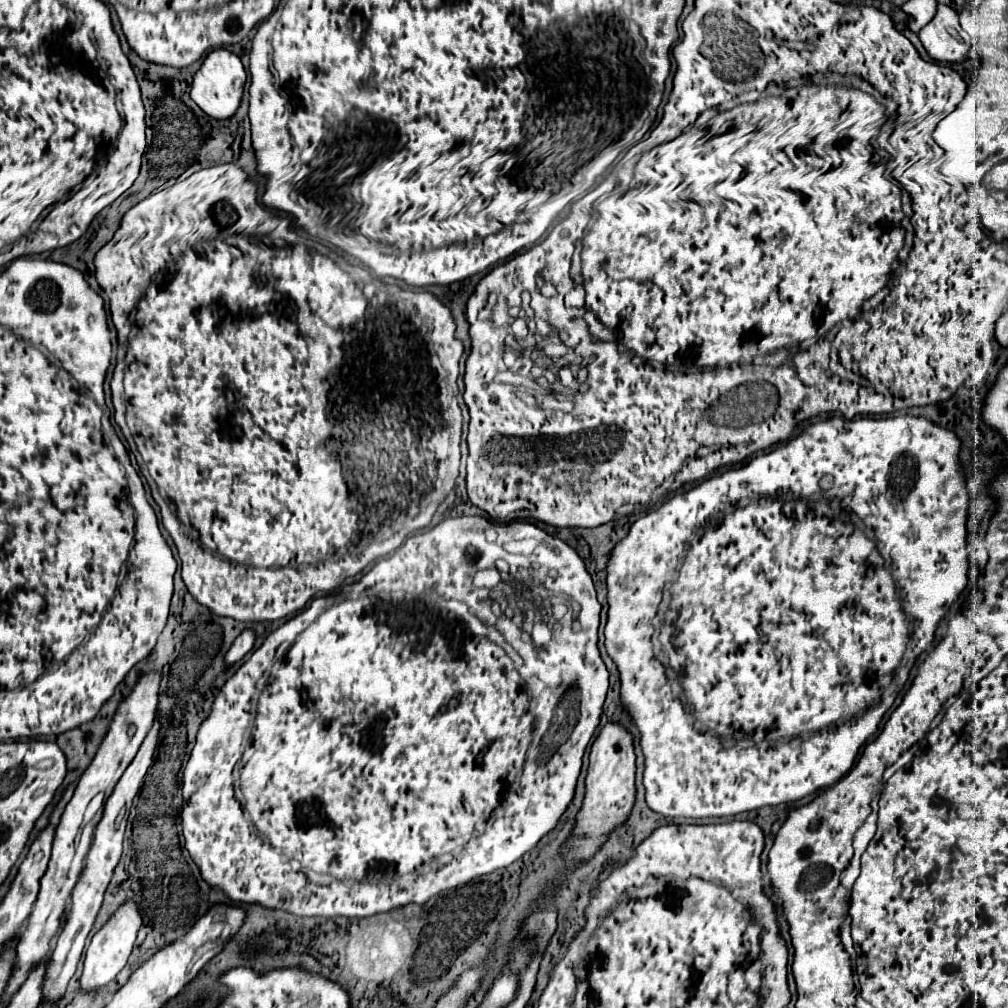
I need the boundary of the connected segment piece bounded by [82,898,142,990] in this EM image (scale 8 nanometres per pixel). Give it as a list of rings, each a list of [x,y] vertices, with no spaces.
[[[126,898],[120,904],[120,908],[110,916],[110,920],[92,936],[92,942],[90,942],[86,956],[84,956],[82,988],[92,990],[92,988],[104,986],[116,978],[116,974],[126,966],[126,960],[132,952],[132,946],[134,946],[134,940],[136,940],[140,926],[142,926],[142,910],[132,898]]]

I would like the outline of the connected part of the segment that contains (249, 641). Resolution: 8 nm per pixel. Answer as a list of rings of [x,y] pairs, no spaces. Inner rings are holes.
[[[244,630],[236,640],[234,644],[230,646],[230,650],[226,652],[224,656],[224,668],[232,668],[236,662],[240,662],[254,646],[254,632],[252,630]]]

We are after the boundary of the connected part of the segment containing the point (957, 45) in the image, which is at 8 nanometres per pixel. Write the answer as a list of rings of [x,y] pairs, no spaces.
[[[940,4],[936,8],[936,16],[918,32],[922,46],[928,56],[936,62],[964,62],[970,50],[970,36],[958,24],[958,14]]]

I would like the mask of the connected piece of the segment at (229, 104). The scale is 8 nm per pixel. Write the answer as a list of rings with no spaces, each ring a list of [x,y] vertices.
[[[216,48],[204,58],[202,66],[196,70],[194,80],[192,80],[190,98],[198,104],[198,108],[206,116],[210,116],[214,120],[226,120],[226,118],[232,118],[240,106],[244,82],[246,82],[246,72],[244,72],[240,58],[226,48]]]

